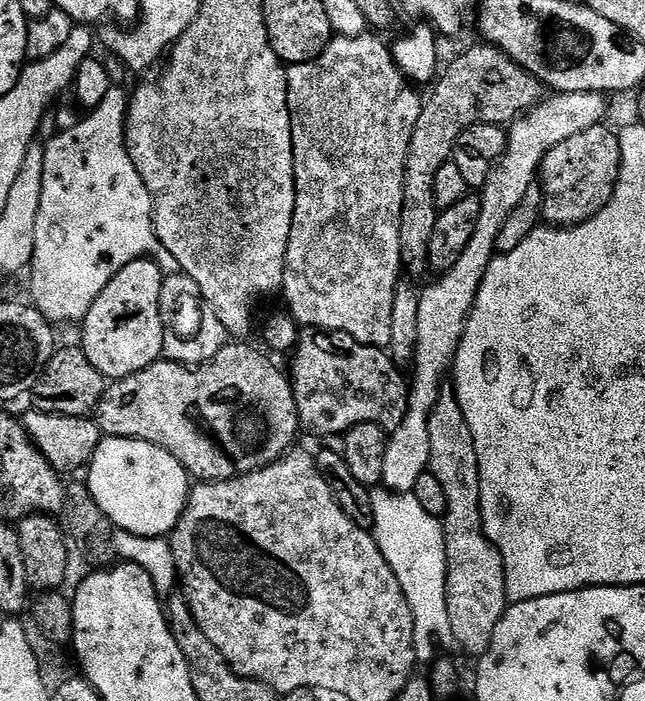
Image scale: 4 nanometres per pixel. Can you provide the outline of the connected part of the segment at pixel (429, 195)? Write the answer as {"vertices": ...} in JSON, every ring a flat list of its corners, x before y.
{"vertices":[[480,42,477,48,468,48,448,69,439,73,438,79,431,85,430,90,432,93,426,96,426,99,420,105,420,113,418,114,418,126,414,126,414,134,410,138,410,146,408,147,408,153,406,154,406,166,404,167,404,189,402,190,402,218,400,219,400,262,405,273,408,272,412,276,420,276,423,272,429,271,428,264,428,247,430,246,430,240,433,235,436,217,438,215,438,209,434,202,434,178,438,174,439,168,443,166,446,161,451,160,452,151,454,146,458,142,458,138,464,133,467,128,474,126,475,124,498,124,501,126,511,125,513,122,520,119,521,116,527,114,529,110,536,107,540,103,542,97,545,95,546,88,539,80,533,78,525,68,515,64,501,48,493,48,491,44,487,42]]}

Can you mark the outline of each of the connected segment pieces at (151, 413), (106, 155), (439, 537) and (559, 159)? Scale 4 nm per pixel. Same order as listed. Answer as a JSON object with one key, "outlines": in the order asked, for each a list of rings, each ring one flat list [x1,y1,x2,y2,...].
{"outlines":[[[229,342,225,344,214,358,205,364,179,364,173,360,158,358,152,364,146,366,146,370,131,372,126,378,113,380,104,389,104,396,98,402,94,419,101,433,105,437,117,436,127,440,141,440,150,442,162,450,166,450,174,458,178,458,180,465,188,472,189,477,195,478,200,482,211,482,213,480,233,480,236,476,245,476,259,468,265,468,273,464,275,460,284,457,285,452,293,447,296,440,296,432,301,431,300,419,298,418,298,406,294,402,294,390,292,389,291,379,287,375,280,373,280,368,271,360,273,357,267,351,259,352,256,348,244,344,248,342]],[[111,86,100,105,91,109,75,127,65,132,57,132,56,136,43,145,44,151,44,173,42,174,42,207,38,209,38,226,34,229,34,254,30,265,32,272,32,297,31,303,41,314,53,325,72,324,83,321,84,315,94,306,98,294,102,294,105,284,111,282,116,277,118,270,130,266,138,258,148,258,153,255,152,244,157,243,156,227,152,221,152,195,150,190,146,190,146,182,138,174,134,162,128,153,128,144,124,140,126,130,126,118,128,117,128,102,130,99,129,89]],[[385,488,371,491,372,526,378,546,410,602,414,614,414,650,417,661,432,662,441,655,440,648,453,643,450,614,446,606,446,542,444,526,437,517,426,514,411,493,393,493]],[[603,123,558,142,554,150,544,155,538,169,538,183,544,192,543,219,558,228,575,228,582,222,596,217,609,204,614,190,620,183,622,150,615,131,604,128]]]}

